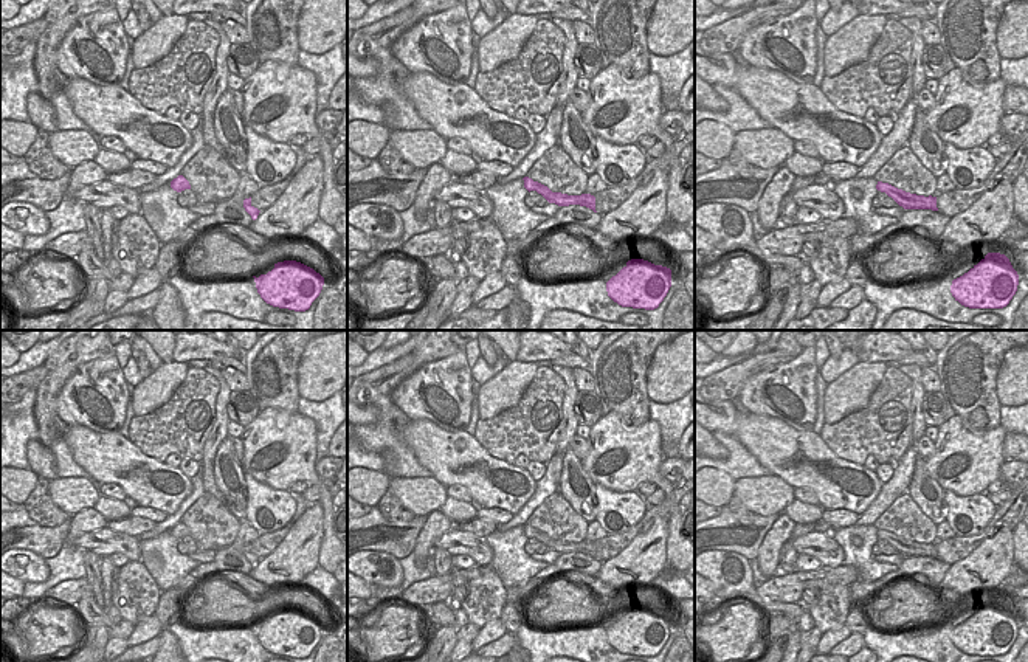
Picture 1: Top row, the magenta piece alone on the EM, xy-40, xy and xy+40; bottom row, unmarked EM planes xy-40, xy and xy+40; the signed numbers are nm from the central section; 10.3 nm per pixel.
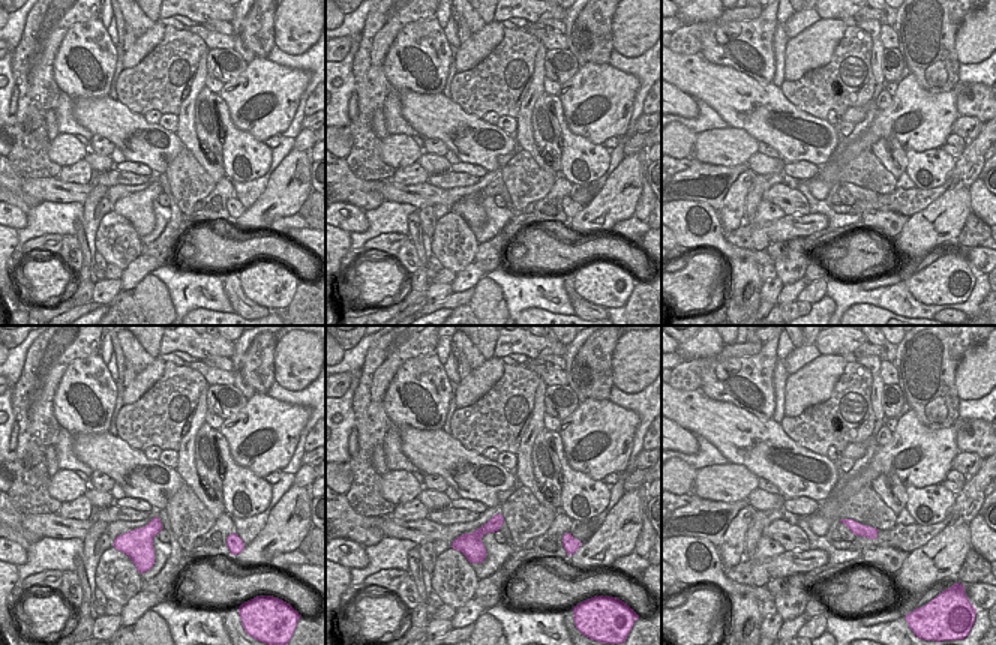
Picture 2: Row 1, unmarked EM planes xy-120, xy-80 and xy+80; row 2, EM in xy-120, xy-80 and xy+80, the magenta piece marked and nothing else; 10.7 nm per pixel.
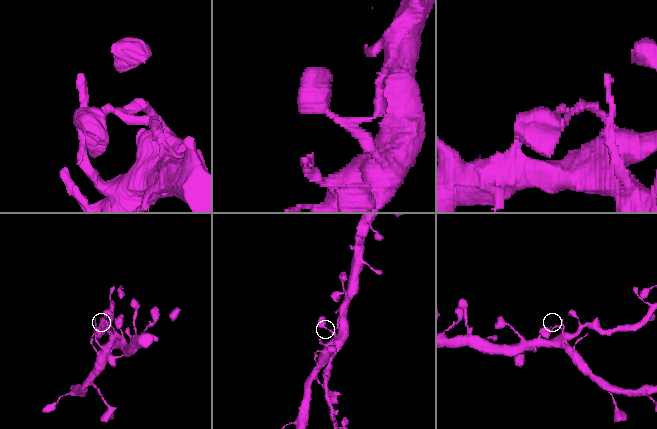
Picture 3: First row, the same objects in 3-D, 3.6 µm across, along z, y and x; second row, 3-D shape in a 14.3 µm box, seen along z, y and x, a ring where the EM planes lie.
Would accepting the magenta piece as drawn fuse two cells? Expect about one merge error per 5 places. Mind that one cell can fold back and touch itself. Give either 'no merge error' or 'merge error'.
no merge error

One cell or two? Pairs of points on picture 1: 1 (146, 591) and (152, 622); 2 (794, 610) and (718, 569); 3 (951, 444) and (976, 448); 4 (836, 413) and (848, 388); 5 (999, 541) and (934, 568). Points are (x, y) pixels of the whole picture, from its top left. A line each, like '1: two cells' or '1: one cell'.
1: two cells
2: one cell
3: one cell
4: one cell
5: two cells

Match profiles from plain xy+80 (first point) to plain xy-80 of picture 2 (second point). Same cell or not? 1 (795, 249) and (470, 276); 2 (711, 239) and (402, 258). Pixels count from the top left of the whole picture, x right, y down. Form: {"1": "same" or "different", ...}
{"1": "different", "2": "different"}

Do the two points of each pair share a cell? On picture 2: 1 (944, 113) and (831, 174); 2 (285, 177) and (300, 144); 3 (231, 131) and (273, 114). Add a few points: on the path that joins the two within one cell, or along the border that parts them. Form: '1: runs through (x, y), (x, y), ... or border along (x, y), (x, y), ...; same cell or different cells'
1: runs through (915, 114), (909, 120), (879, 128), (855, 149); same cell
2: border along (294, 147), (309, 152); different cells
3: border along (219, 96), (227, 105), (231, 122), (264, 143); different cells

